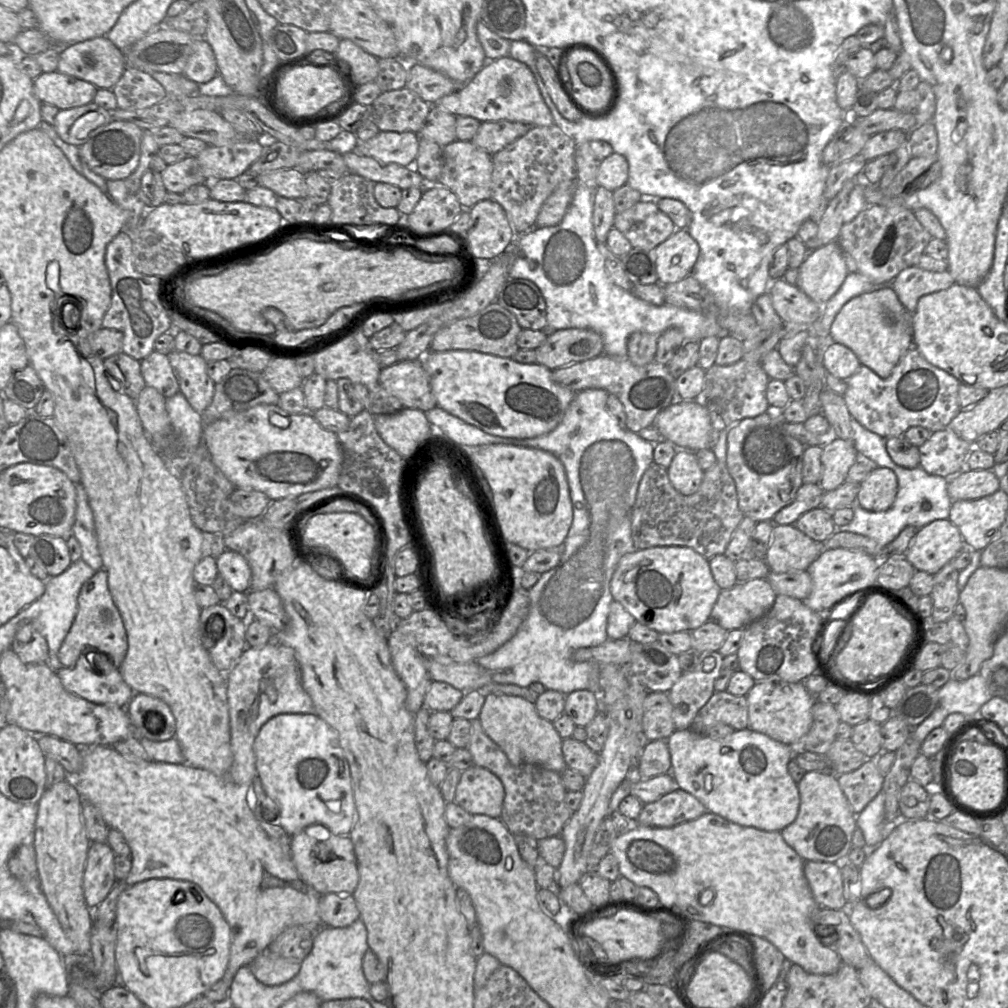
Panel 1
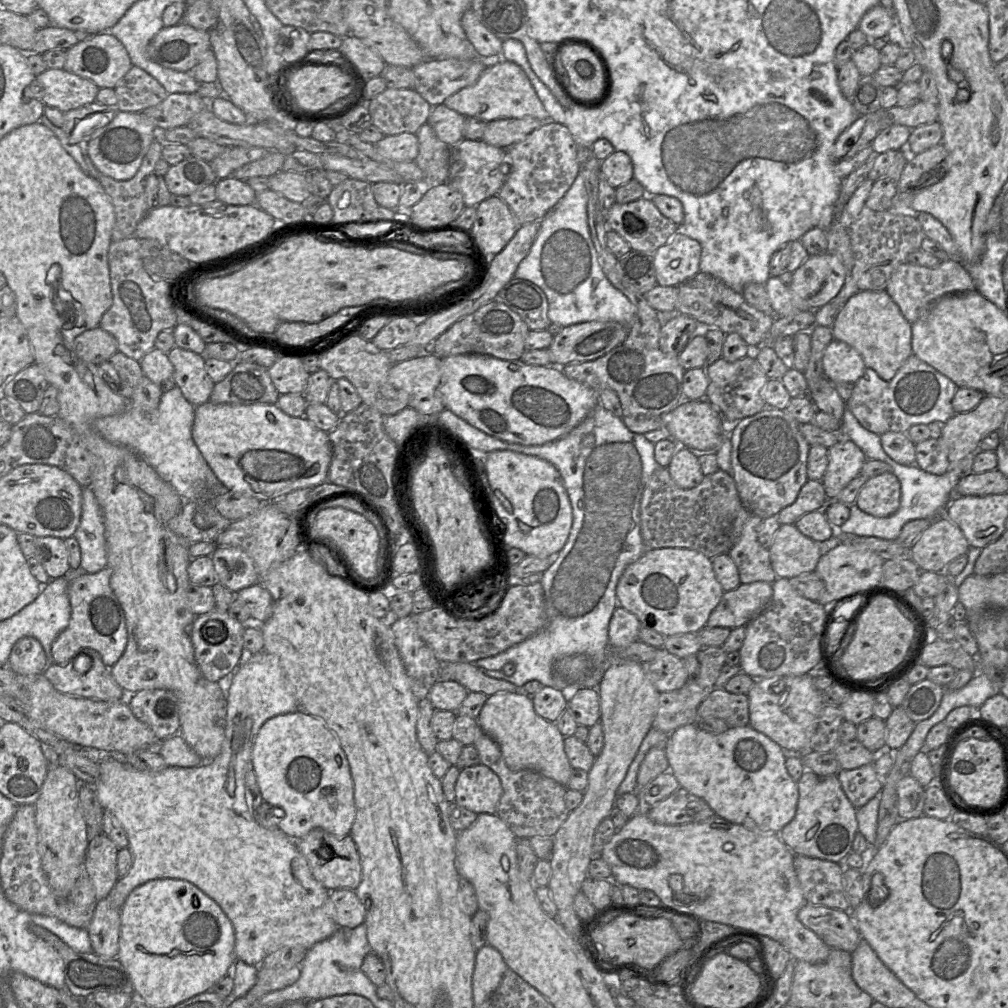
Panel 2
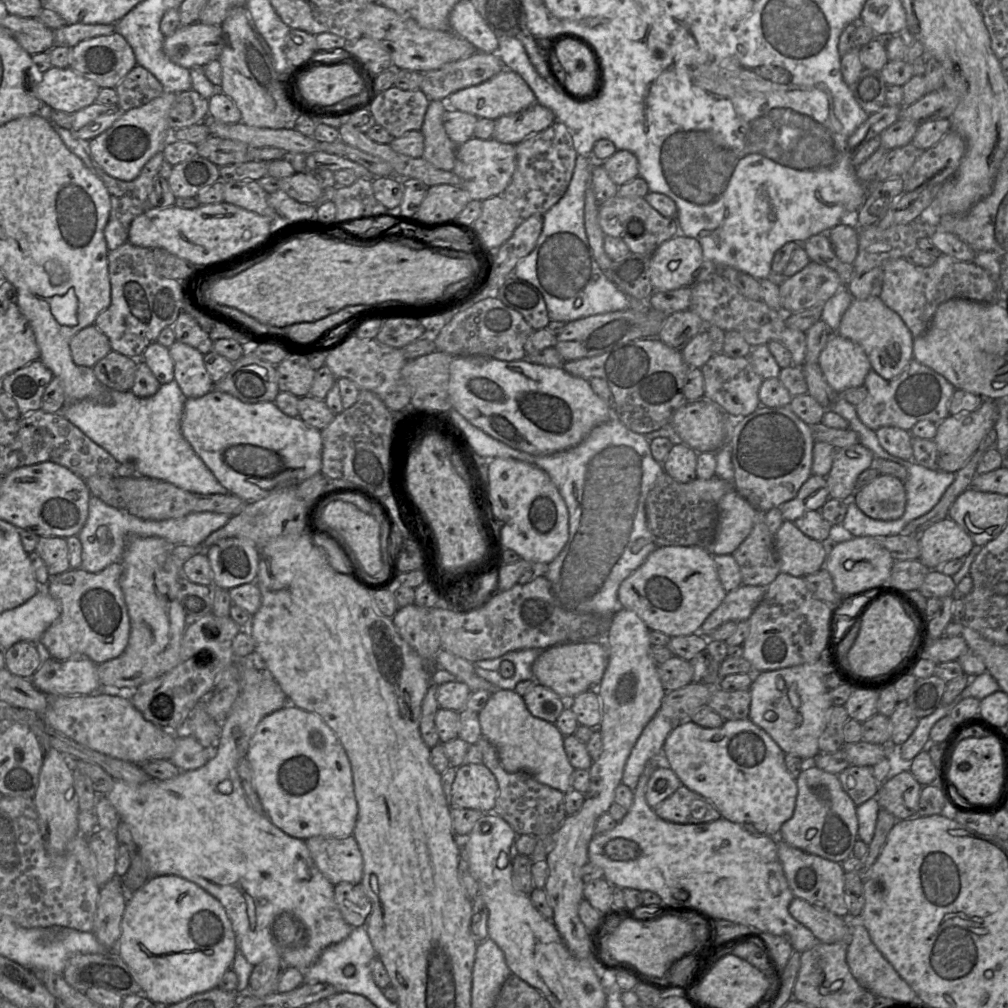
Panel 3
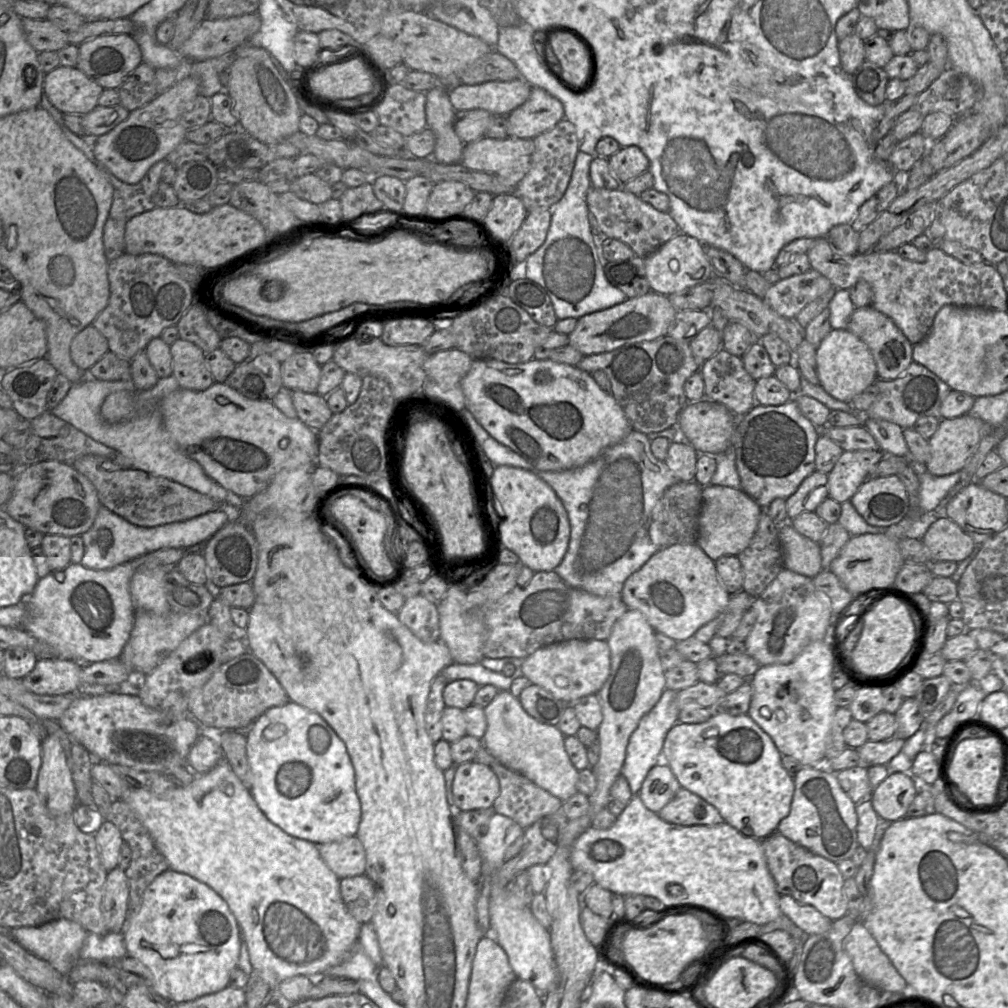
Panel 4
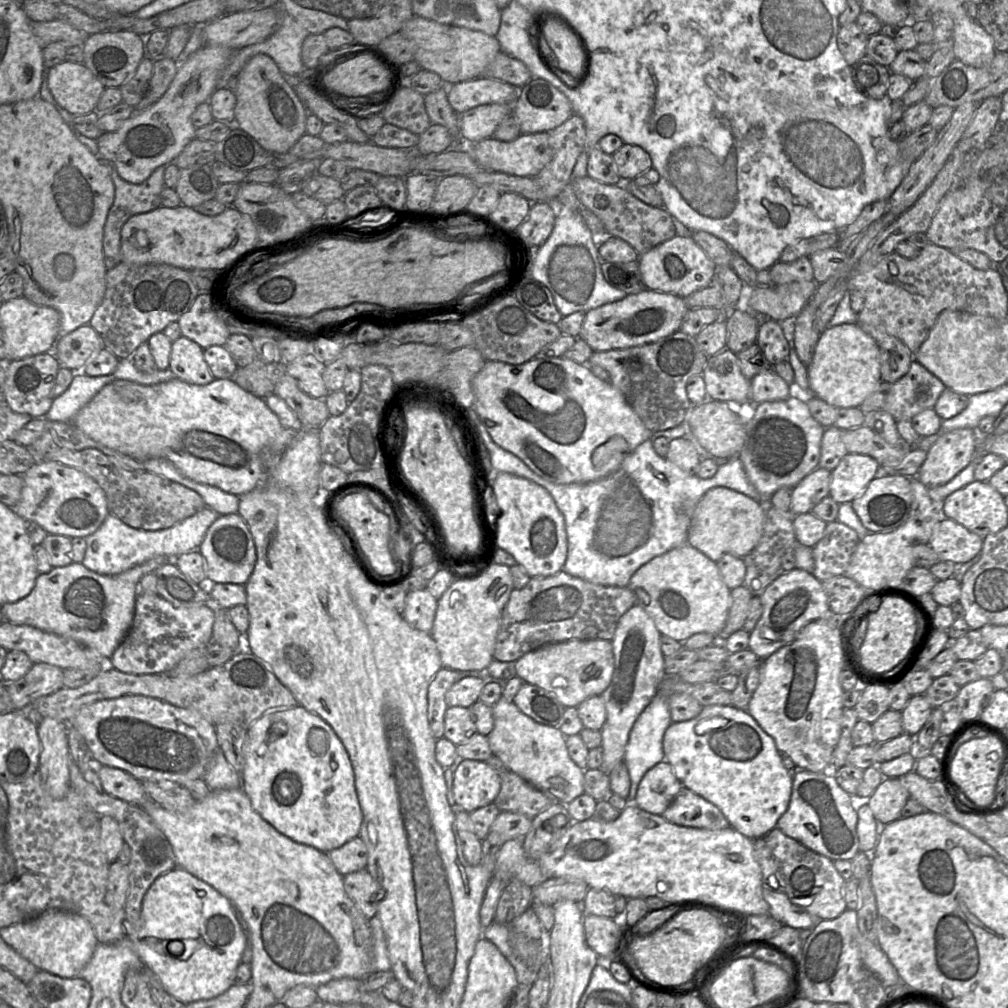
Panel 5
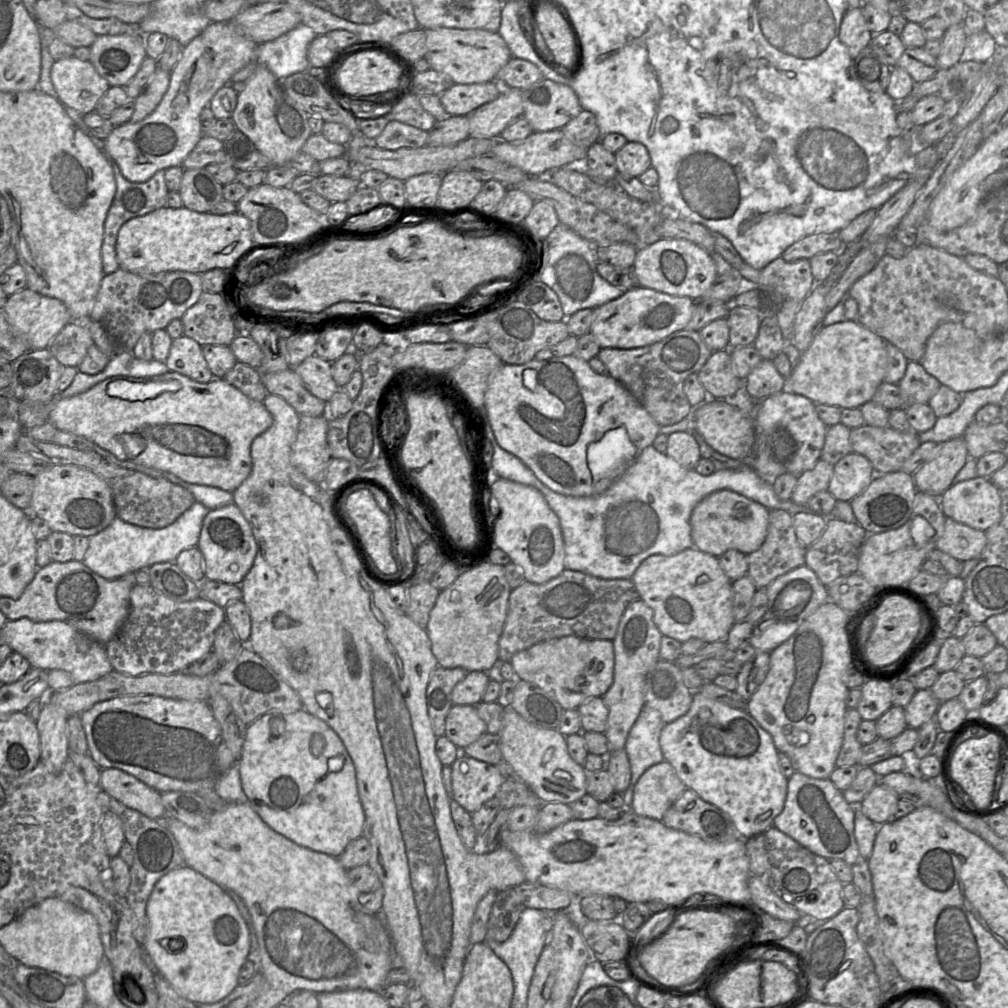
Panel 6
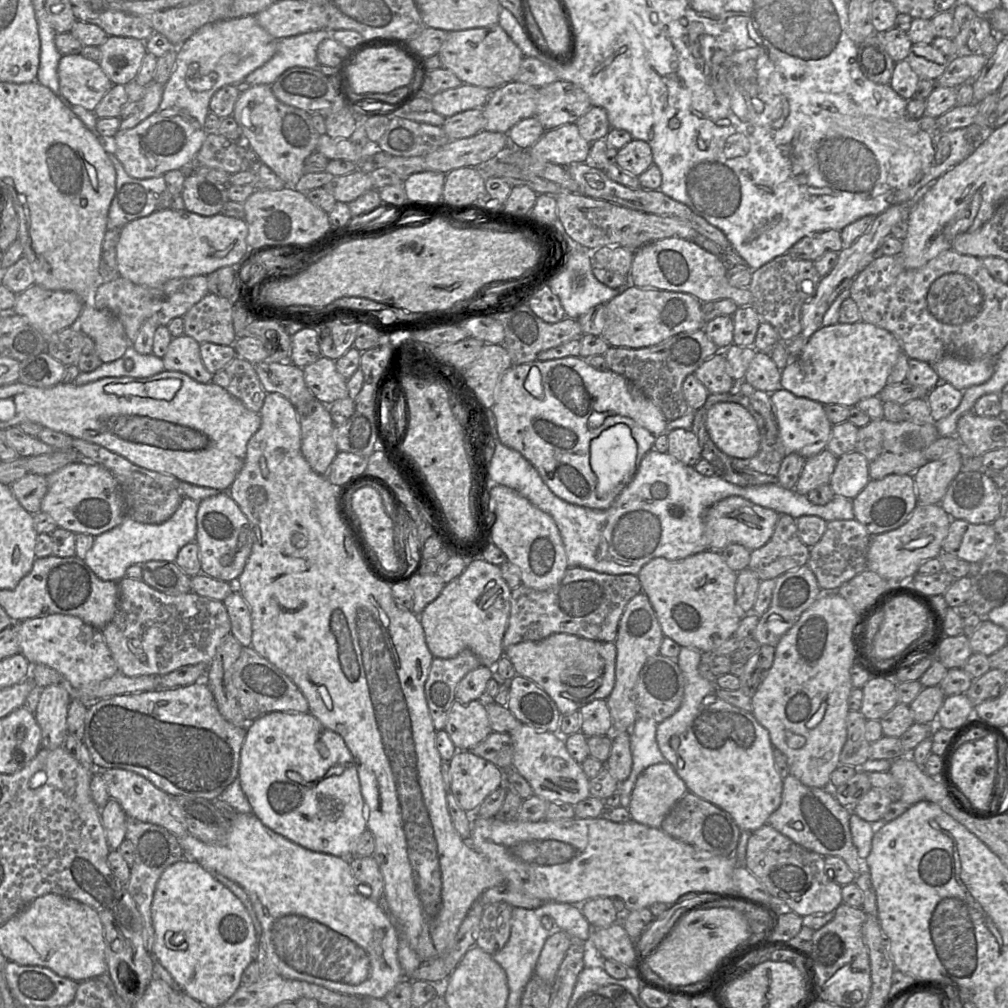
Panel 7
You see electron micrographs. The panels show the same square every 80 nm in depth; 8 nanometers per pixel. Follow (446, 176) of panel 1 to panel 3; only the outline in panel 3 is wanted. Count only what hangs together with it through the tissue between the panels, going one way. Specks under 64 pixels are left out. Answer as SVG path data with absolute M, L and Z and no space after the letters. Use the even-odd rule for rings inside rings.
M472 137L457 145L453 172L458 175L471 200L486 200L501 195L509 185L516 167L516 145L495 139L482 140Z

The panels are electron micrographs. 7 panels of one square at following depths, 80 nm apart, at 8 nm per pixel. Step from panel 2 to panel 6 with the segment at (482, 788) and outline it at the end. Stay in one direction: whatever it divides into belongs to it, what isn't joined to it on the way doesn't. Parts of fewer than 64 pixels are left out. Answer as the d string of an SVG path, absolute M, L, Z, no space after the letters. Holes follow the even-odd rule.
M459 755L451 765L453 799L469 813L495 797L504 778L495 765Z

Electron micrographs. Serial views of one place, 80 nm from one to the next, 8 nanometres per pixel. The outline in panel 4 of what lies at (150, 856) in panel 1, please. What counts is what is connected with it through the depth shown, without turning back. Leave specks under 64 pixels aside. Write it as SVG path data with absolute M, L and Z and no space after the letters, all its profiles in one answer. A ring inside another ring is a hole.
M222 758L208 772L194 774L193 781L187 786L177 786L160 794L129 787L127 794L122 799L132 808L147 828L156 848L168 862L170 870L187 874L206 884L225 900L238 923L242 939L246 942L250 963L254 971L271 970L276 974L279 983L297 975L310 978L321 977L329 968L343 962L357 945L362 925L348 912L341 896L340 879L321 858L318 845L290 836L273 824L255 802L250 789L237 777L225 758Z

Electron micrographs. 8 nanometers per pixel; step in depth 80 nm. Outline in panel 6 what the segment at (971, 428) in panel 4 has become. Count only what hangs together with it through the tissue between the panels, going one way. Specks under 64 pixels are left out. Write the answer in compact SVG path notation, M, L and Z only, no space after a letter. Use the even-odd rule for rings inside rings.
M962 437L938 443L935 457L914 474L917 491L938 498L951 486L969 455Z

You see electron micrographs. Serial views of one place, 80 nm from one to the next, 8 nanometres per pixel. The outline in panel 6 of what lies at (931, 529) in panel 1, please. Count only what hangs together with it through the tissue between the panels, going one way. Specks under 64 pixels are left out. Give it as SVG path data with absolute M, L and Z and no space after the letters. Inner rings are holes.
M946 518L944 531L936 542L935 548L961 562L965 562L979 558L985 545L985 531Z

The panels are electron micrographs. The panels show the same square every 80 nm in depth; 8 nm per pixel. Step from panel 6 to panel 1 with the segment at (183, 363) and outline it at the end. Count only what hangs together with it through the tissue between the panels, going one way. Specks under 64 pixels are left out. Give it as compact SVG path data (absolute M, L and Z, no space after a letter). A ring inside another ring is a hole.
M173 350L168 354L179 382L180 391L189 404L202 413L211 403L215 382L208 375L207 361L201 356Z

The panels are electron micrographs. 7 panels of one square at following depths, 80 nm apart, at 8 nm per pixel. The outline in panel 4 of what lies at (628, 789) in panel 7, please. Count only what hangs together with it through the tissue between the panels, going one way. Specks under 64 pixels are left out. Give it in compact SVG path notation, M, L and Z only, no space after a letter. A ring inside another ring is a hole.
M666 688L657 704L642 717L629 739L621 774L628 781L633 796L638 795L650 769L662 760L662 748L666 735L678 722L677 692Z

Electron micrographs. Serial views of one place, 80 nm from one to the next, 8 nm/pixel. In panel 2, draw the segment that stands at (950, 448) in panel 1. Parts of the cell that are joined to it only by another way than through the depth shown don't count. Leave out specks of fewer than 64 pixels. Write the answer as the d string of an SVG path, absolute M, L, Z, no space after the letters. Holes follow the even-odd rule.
M929 438L916 443L916 465L931 474L943 475L951 470L947 448L941 438Z

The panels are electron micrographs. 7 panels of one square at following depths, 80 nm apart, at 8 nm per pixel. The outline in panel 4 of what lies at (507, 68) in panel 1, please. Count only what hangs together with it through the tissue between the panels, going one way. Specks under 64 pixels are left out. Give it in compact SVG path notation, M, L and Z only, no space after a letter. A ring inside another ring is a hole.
M523 79L460 85L449 91L455 111L484 109L494 116L508 115L530 96L532 87Z

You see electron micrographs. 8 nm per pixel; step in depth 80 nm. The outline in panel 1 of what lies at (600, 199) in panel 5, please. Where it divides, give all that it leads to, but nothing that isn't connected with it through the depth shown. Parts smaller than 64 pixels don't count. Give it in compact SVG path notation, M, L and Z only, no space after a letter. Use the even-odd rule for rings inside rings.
M640 201L617 213L613 227L619 230L634 248L655 250L676 230L673 221L653 201Z

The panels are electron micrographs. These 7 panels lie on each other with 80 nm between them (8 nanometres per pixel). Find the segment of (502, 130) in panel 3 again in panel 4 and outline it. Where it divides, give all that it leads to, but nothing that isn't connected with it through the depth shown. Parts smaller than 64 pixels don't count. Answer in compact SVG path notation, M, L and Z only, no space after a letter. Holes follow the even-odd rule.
M532 87L529 98L507 115L507 133L509 137L534 139L562 119L562 103L544 89Z

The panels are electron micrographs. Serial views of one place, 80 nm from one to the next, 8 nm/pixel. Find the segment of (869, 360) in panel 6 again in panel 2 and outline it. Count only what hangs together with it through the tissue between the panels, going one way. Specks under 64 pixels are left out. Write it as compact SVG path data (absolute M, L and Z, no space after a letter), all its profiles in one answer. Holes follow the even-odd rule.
M834 339L823 355L823 376L832 383L855 383L866 369L862 356L849 344Z

